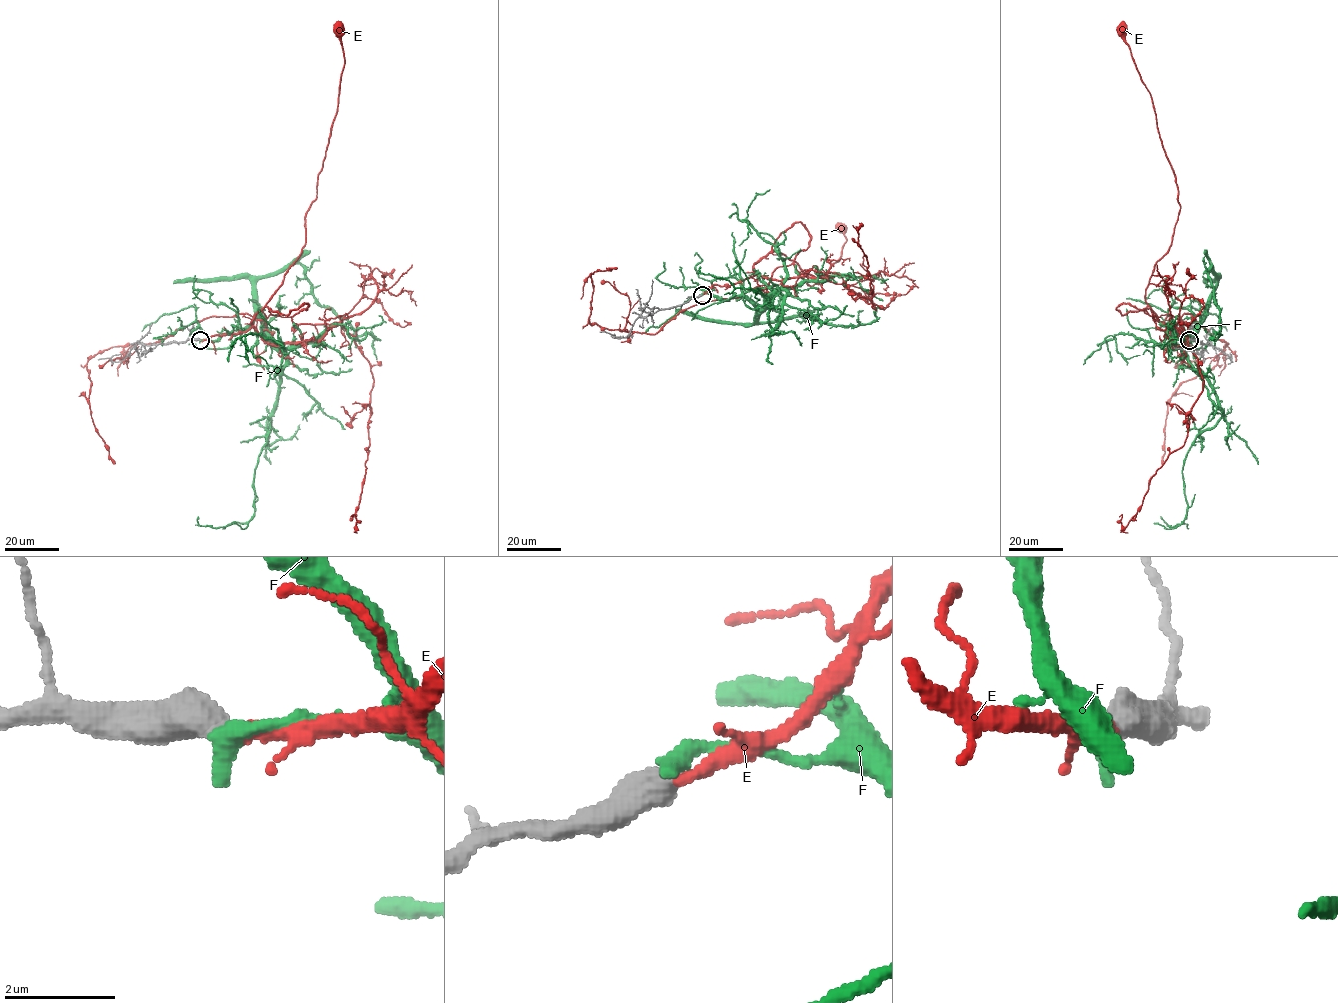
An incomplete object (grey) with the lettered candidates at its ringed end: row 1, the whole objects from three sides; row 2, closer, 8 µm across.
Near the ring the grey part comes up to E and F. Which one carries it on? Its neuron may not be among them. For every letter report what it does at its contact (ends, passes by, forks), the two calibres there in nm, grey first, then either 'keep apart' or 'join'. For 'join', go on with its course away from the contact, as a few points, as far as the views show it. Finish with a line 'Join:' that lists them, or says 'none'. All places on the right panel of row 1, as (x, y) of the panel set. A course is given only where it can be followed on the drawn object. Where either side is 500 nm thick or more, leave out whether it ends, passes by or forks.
E: 550/280 nm | join | via (1189, 339), (1160, 322), (1145, 299), (1154, 265), (1171, 245), (1180, 209), (1152, 99), (1122, 28)
F: 600/400 nm | keep apart
Join: E

